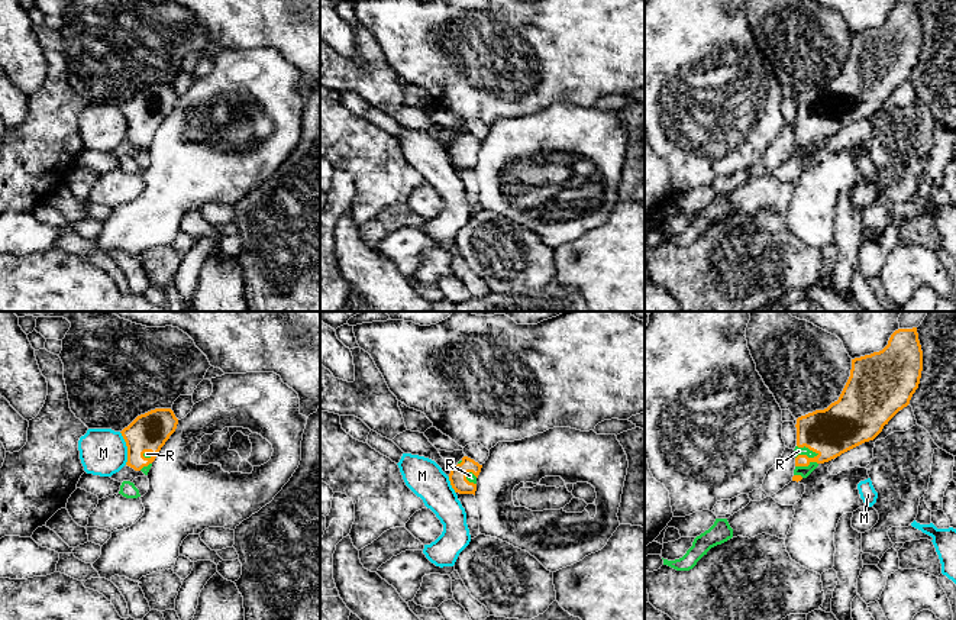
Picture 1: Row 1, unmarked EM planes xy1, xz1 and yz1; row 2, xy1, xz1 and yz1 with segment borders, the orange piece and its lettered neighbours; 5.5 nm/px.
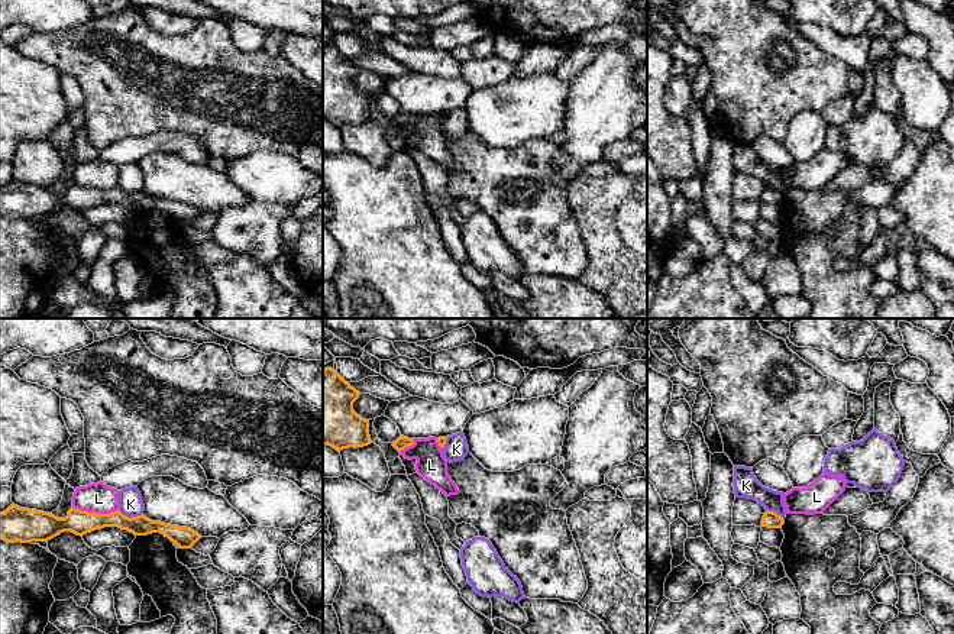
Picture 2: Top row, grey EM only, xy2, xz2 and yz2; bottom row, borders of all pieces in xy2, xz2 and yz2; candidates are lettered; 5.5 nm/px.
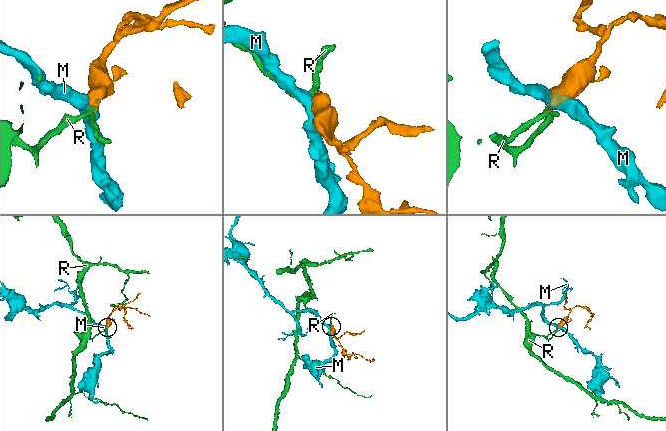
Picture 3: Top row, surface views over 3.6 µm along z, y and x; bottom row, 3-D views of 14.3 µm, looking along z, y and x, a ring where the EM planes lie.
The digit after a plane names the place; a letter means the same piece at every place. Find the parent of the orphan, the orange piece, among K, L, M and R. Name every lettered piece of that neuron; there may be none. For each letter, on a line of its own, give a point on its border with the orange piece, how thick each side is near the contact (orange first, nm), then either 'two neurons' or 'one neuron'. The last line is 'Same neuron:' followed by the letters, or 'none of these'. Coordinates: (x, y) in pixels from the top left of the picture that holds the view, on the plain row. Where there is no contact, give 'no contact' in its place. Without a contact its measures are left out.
K: xy2 (132, 193) | 110/140 nm | two neurons
L: xy2 (94, 188) | 140/170 nm | two neurons
M: xy1 (128, 123) | 220/260 nm | two neurons
R: yz1 (807, 132) | 260/50 nm | one neuron
Same neuron: R

